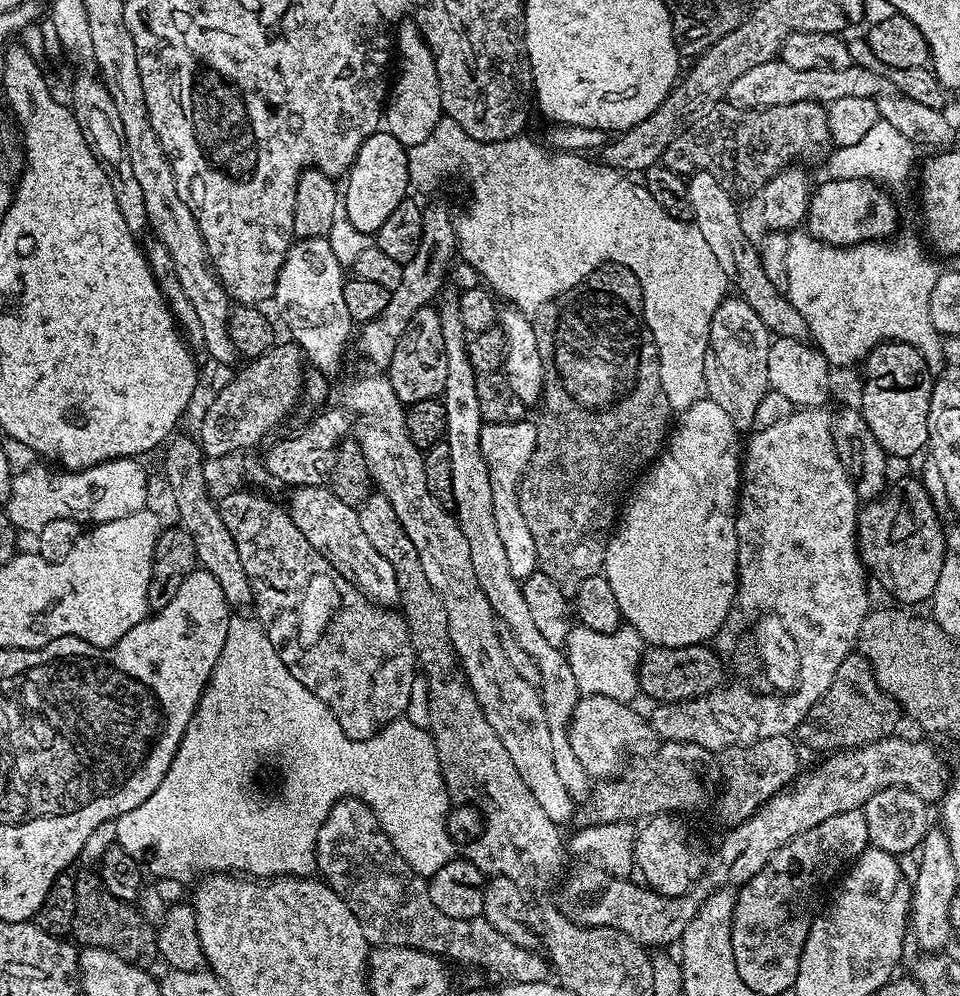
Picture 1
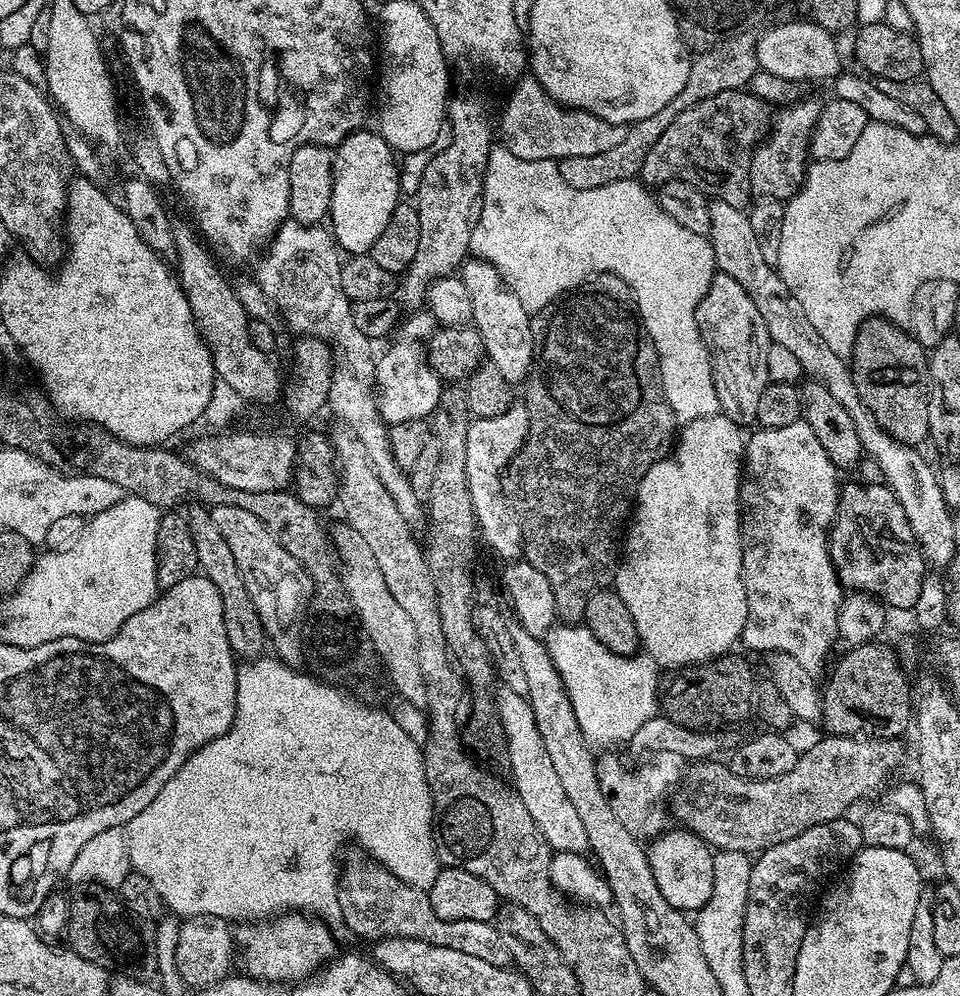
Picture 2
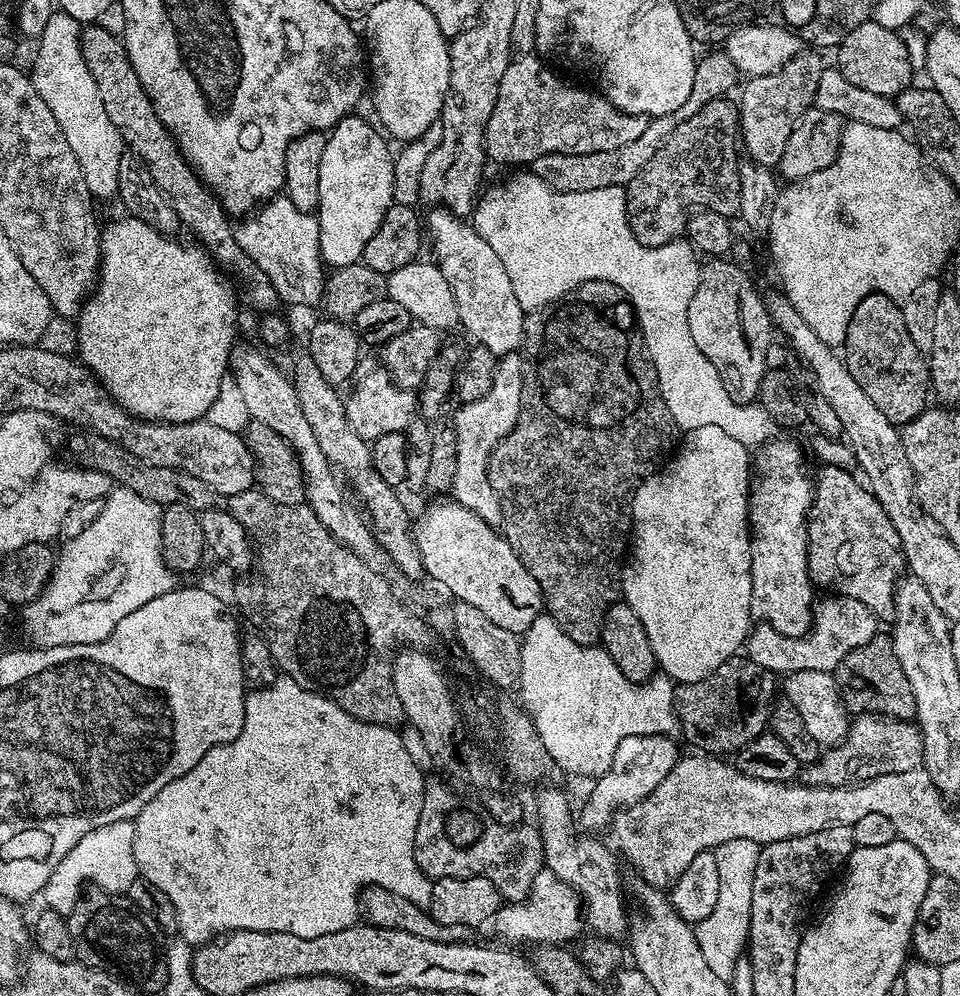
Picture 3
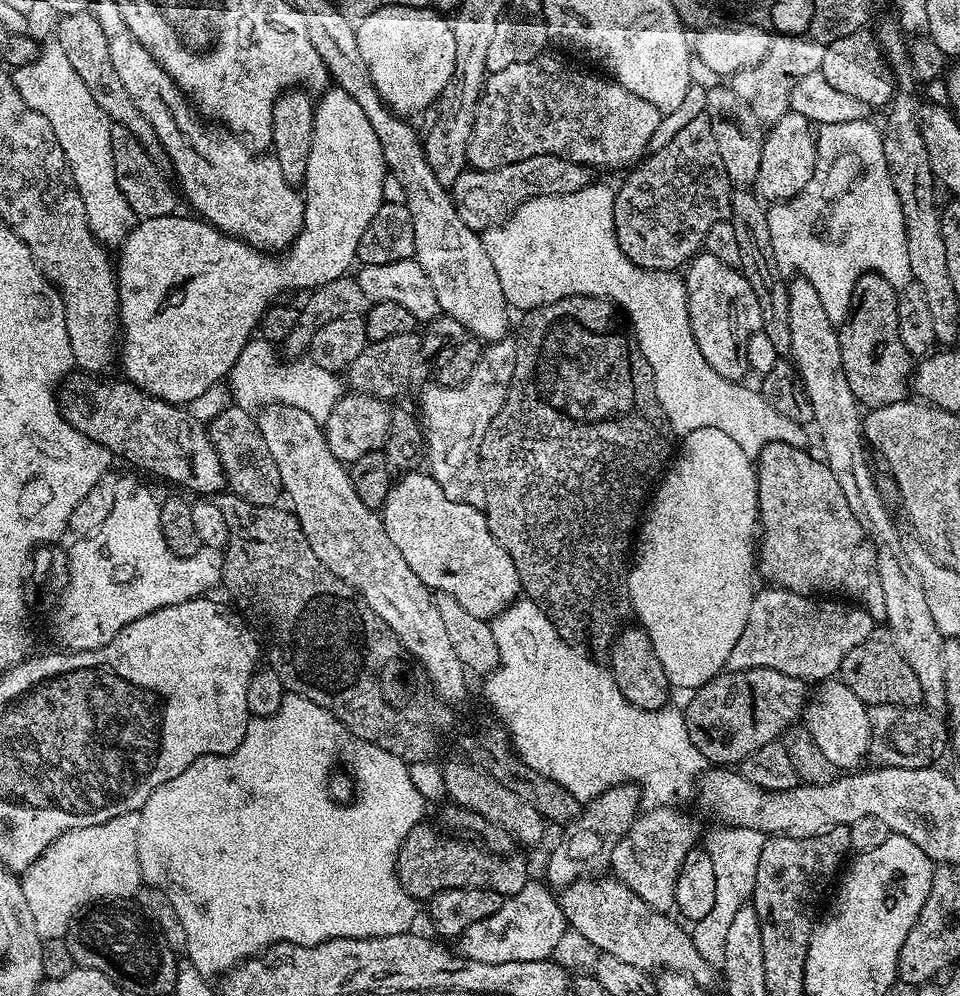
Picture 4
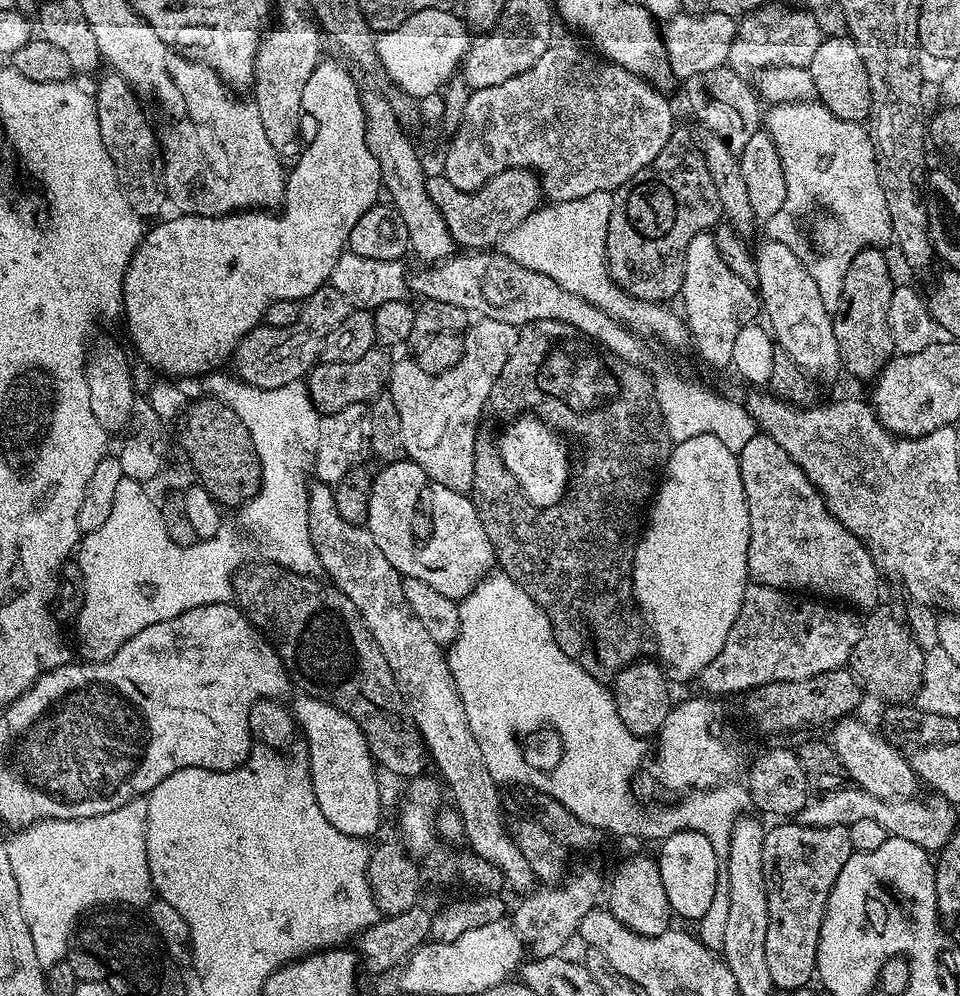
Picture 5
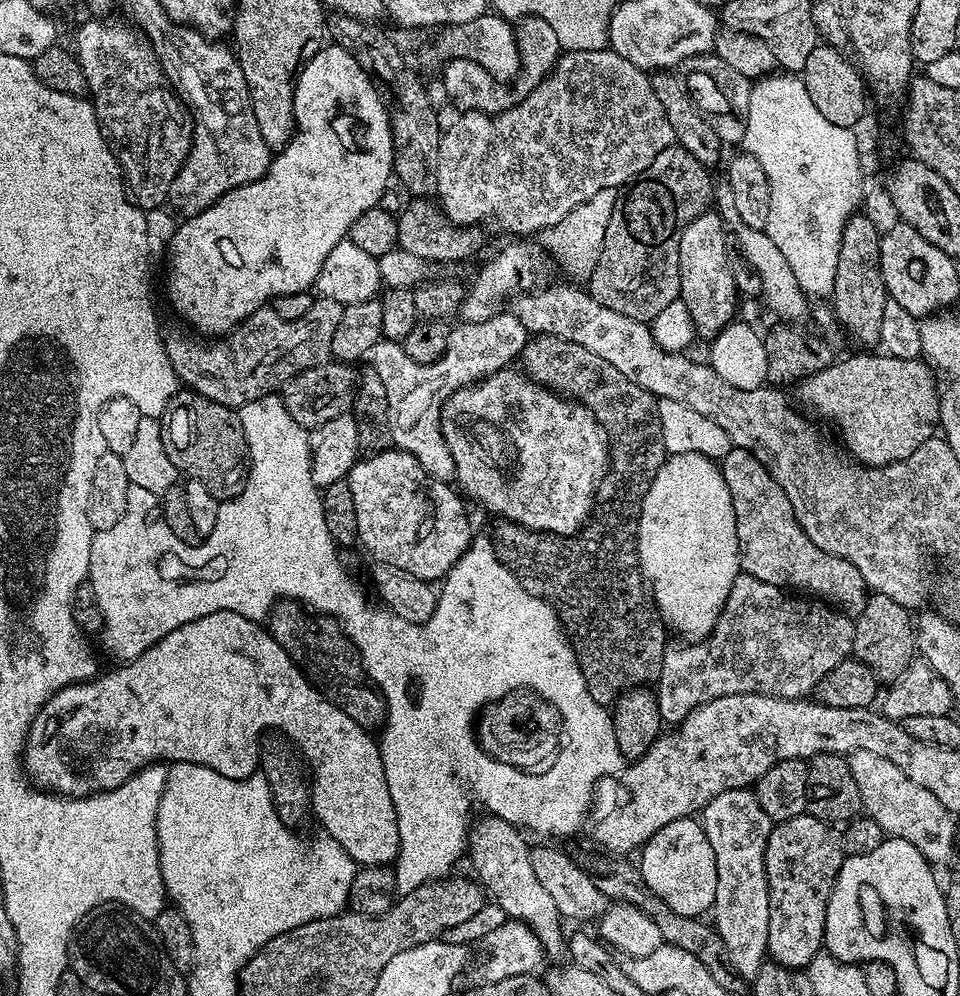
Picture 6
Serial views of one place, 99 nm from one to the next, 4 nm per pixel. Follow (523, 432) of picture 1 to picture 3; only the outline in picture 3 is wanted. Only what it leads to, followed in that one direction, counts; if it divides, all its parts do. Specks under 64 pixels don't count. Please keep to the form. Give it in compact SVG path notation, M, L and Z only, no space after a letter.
M519 351L510 352L507 356L499 357L494 382L488 393L469 404L461 403L460 409L456 414L454 412L457 465L454 469L451 495L457 504L466 506L471 512L478 514L482 522L493 526L502 521L502 506L498 494L494 494L494 486L490 486L488 459L498 442L508 437L510 430L518 422L523 381L524 357Z

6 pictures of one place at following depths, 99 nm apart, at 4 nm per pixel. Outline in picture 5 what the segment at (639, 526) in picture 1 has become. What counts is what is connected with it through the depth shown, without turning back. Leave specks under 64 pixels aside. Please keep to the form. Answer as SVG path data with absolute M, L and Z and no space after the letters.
M698 434L679 441L668 453L666 467L662 472L662 479L655 489L654 499L651 501L650 511L647 513L646 523L642 528L642 535L636 541L636 552L632 556L632 594L636 597L641 613L646 617L647 623L650 625L651 635L652 632L656 635L656 644L660 647L659 663L673 677L675 677L674 675L692 676L692 678L699 677L700 672L706 666L710 666L710 662L714 662L714 658L718 658L718 650L722 650L722 646L738 618L740 607L744 601L744 591L750 583L748 574L749 546L750 514L748 513L746 494L742 486L739 455L732 452L730 446L726 446L726 442L722 442L714 434Z

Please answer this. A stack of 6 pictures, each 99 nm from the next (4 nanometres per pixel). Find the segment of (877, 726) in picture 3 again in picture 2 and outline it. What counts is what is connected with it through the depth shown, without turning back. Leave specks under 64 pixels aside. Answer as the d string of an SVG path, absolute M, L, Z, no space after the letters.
M831 734L821 737L817 744L797 755L794 766L786 774L765 780L740 776L727 763L715 764L717 761L712 758L689 763L684 789L671 797L671 815L675 819L677 816L680 819L677 821L689 832L701 836L713 850L759 854L765 848L802 834L810 826L841 819L847 813L844 811L855 800L870 795L904 756L899 739Z

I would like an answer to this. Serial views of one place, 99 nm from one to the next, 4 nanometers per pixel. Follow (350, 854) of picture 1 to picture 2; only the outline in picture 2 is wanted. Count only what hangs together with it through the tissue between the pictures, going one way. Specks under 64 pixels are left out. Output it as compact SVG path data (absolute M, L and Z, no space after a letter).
M356 850L353 856L346 856L340 870L338 902L340 920L354 935L361 936L367 942L386 938L414 938L434 946L462 950L462 954L474 954L474 958L494 962L494 966L506 968L513 963L510 950L506 950L506 942L502 942L495 923L440 920L438 914L434 914L434 906L430 906L425 889L402 882L402 878L386 870L386 866L363 851Z

